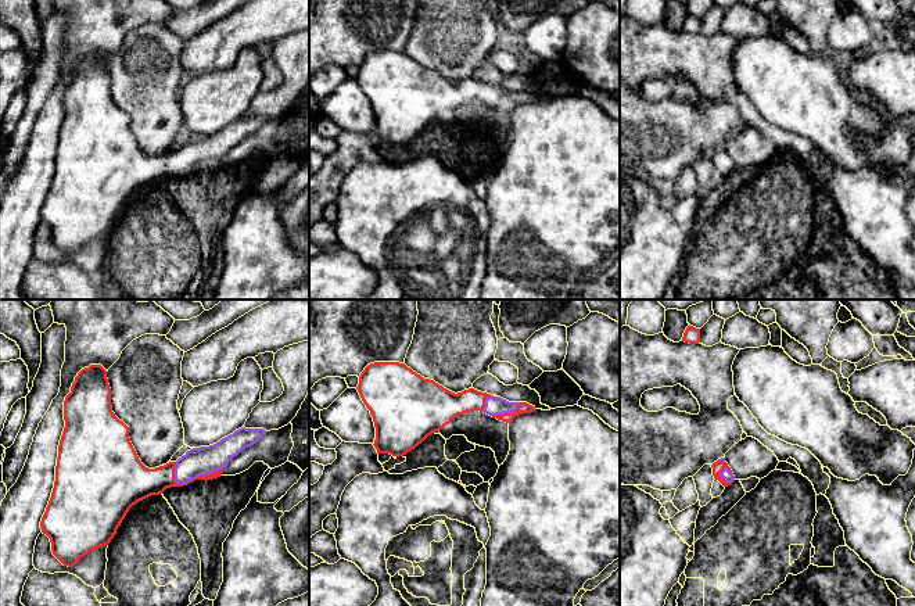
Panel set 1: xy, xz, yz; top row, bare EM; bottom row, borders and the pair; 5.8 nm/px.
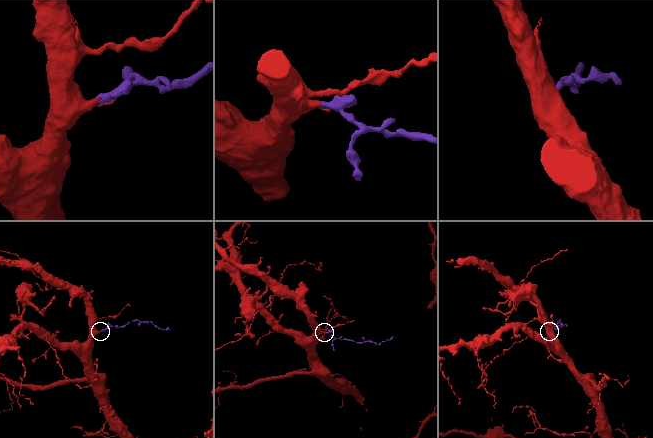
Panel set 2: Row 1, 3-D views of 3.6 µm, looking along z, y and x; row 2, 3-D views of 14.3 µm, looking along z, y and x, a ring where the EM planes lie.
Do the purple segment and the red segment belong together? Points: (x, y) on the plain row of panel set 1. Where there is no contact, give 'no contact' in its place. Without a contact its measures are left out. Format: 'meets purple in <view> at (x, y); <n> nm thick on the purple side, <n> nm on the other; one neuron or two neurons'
meets purple in xy at (198, 165); 170 nm thick on the purple side, 150 nm on the other; one neuron

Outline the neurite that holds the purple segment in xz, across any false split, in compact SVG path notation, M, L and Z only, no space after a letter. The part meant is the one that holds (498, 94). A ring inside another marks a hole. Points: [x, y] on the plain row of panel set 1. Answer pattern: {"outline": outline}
{"outline": "M399 51L367 54L359 65L356 79L374 111L376 129L373 135L377 143L392 146L406 144L428 125L449 114L458 104L480 100L510 114L516 105L535 100L535 96L527 92L509 92L474 78L455 83Z"}

